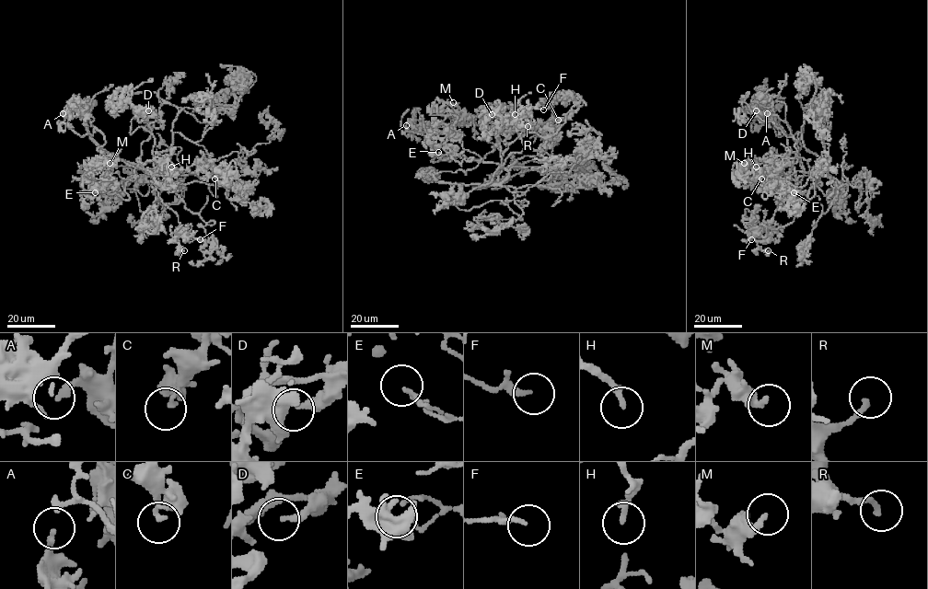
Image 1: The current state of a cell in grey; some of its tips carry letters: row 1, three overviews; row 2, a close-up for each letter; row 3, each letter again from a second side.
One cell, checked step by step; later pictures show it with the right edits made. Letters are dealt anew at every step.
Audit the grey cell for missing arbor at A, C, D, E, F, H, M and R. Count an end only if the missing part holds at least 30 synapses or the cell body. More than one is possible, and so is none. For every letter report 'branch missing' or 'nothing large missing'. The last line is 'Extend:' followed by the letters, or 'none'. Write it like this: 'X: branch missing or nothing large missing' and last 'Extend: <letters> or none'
A: nothing large missing
C: nothing large missing
D: nothing large missing
E: nothing large missing
F: nothing large missing
H: nothing large missing
M: nothing large missing
R: nothing large missing
Extend: none

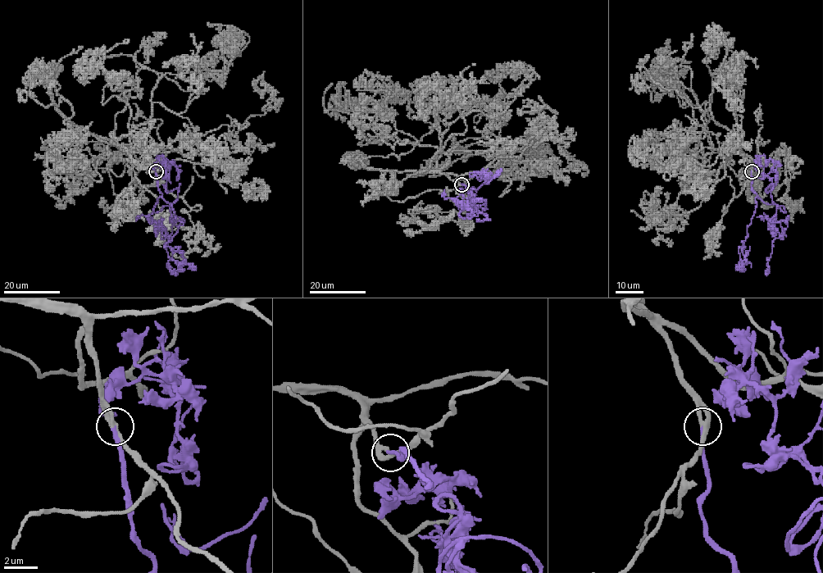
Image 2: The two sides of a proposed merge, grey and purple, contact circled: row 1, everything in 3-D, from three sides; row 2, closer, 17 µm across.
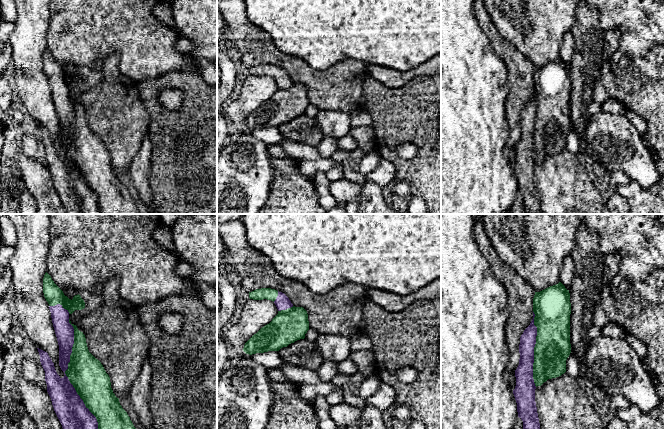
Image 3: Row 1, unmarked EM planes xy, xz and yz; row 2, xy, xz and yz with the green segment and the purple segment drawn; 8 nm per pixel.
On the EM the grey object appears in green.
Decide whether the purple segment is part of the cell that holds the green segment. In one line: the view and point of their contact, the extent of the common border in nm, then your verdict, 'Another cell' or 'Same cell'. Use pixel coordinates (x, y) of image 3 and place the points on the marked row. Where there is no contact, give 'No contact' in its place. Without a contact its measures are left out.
Touches green at xy (65, 373). Shared border 900 nm. Same cell

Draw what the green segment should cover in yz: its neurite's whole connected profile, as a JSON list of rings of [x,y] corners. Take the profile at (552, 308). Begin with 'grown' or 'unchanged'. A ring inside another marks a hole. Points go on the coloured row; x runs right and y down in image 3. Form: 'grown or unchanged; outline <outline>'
grown; outline [[[561,282],[535,292],[533,319],[520,337],[520,359],[515,370],[516,386],[513,390],[518,417],[523,421],[523,429],[540,429],[535,402],[536,387],[566,372],[566,360],[571,353],[570,314],[570,293]]]

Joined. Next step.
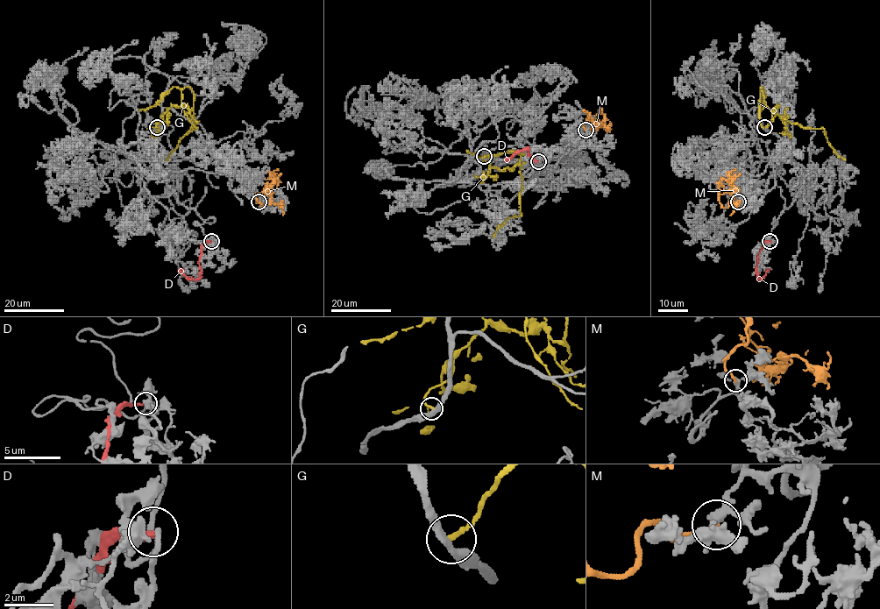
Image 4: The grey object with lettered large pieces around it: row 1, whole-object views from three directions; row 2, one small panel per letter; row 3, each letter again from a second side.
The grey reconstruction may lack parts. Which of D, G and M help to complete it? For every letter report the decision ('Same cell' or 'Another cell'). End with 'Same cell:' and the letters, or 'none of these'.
D: Another cell
G: Another cell
M: Another cell
Same cell: none of these

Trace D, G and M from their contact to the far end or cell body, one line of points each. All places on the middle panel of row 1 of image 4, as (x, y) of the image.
D: (538, 161), (529, 155), (527, 148), (518, 150), (505, 159)
G: (485, 156), (482, 159), (490, 166), (500, 170), (521, 165), (521, 215), (507, 218), (492, 237)
M: (585, 130), (583, 123), (588, 114), (583, 109), (592, 124), (603, 119), (601, 113), (596, 115)

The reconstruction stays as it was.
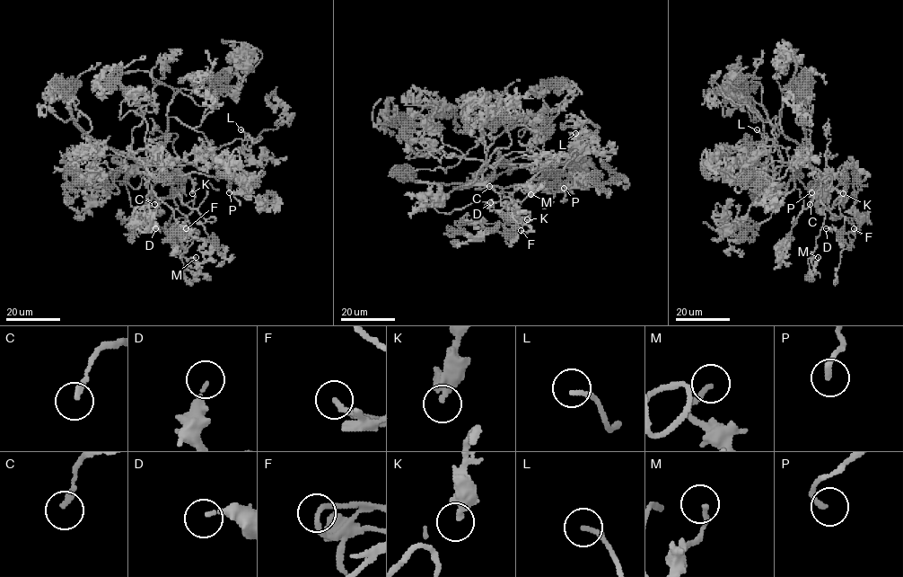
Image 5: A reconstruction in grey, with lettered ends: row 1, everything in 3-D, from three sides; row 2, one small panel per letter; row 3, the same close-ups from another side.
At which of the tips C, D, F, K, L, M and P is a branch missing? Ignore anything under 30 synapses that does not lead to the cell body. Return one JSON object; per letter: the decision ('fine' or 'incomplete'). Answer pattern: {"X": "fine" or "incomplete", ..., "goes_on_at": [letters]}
{"C": "incomplete", "D": "fine", "F": "fine", "K": "fine", "L": "incomplete", "M": "fine", "P": "incomplete", "goes_on_at": ["C", "L", "P"]}

